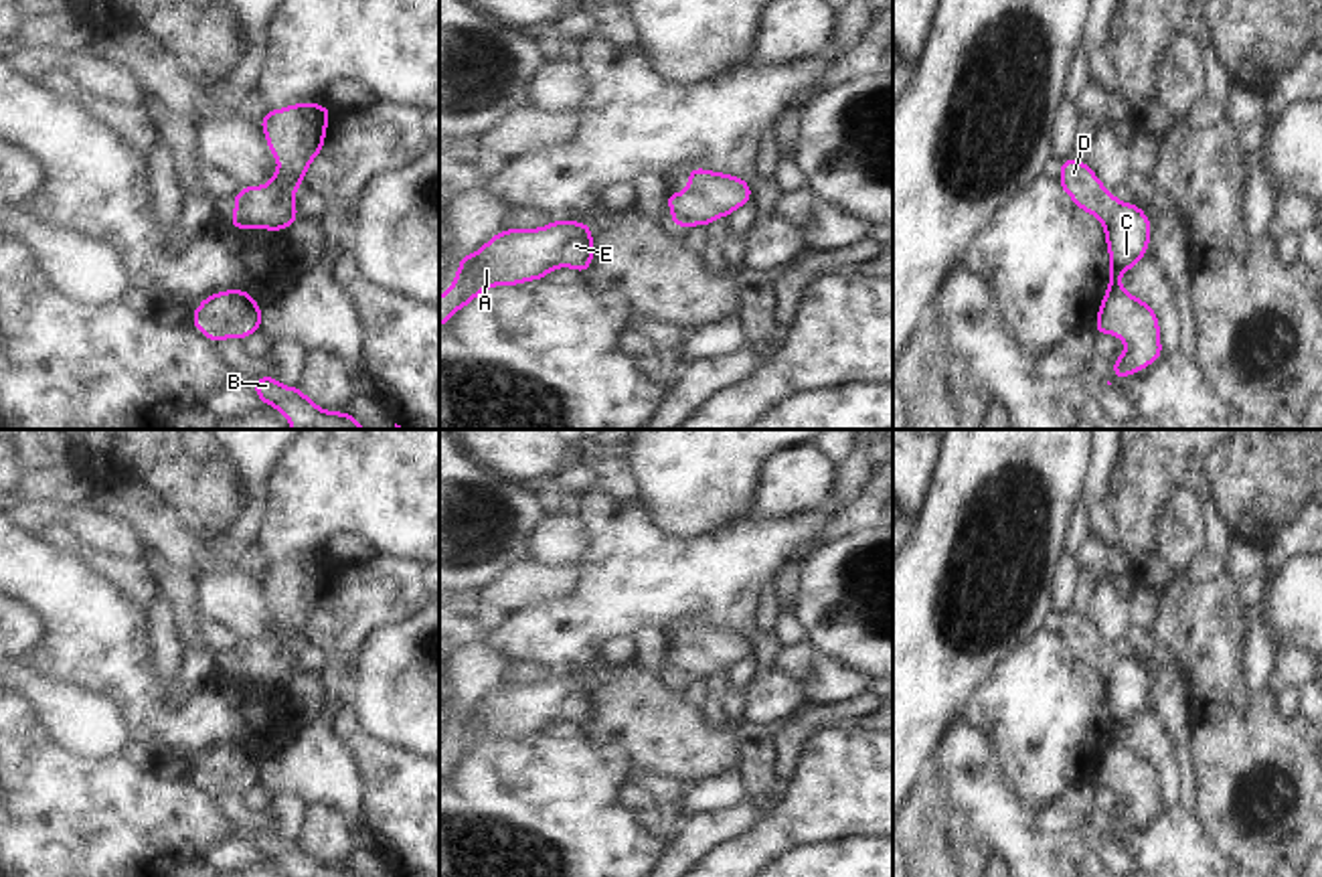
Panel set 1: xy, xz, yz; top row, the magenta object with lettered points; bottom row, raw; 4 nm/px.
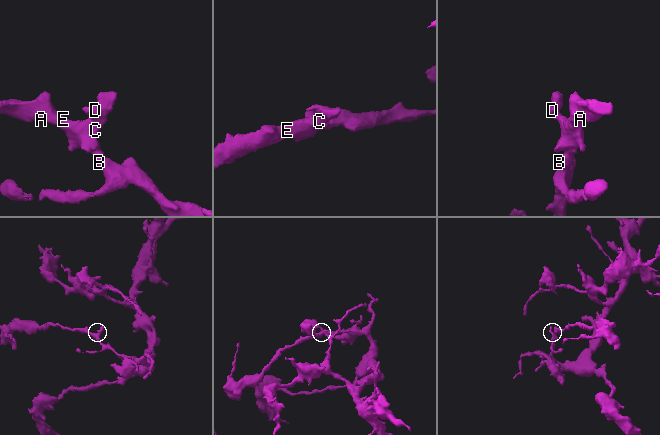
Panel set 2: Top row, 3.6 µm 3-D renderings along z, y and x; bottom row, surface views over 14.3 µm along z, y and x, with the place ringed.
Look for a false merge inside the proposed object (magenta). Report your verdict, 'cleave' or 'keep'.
keep

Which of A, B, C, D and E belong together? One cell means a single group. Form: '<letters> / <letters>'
A B C D E

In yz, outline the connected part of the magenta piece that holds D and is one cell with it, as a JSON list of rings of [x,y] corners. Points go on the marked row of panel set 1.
[[[1067,158],[1061,162],[1061,188],[1073,203],[1093,213],[1105,229],[1109,247],[1109,288],[1097,312],[1095,334],[1109,332],[1126,342],[1126,354],[1113,361],[1111,377],[1128,377],[1162,356],[1156,312],[1130,296],[1120,277],[1140,263],[1150,243],[1150,221],[1136,205],[1120,203],[1087,162]]]

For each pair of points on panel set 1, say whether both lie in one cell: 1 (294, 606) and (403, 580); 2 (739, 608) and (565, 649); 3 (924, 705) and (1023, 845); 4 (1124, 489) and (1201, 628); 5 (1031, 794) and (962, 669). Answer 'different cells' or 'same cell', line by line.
1: same cell
2: same cell
3: different cells
4: different cells
5: different cells

